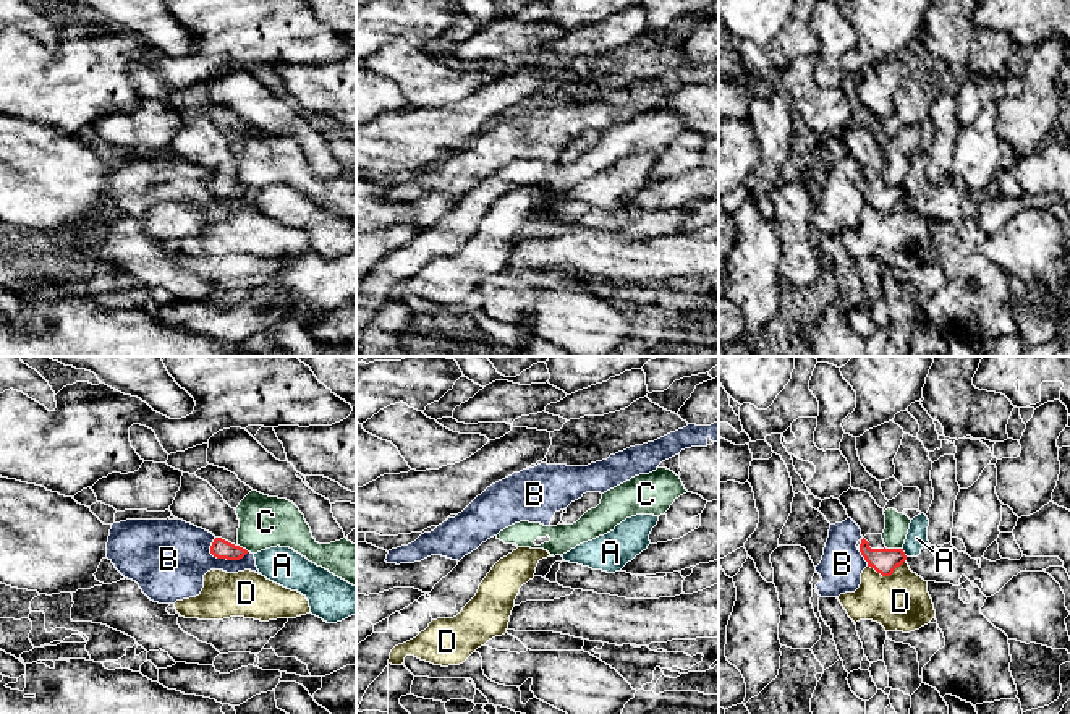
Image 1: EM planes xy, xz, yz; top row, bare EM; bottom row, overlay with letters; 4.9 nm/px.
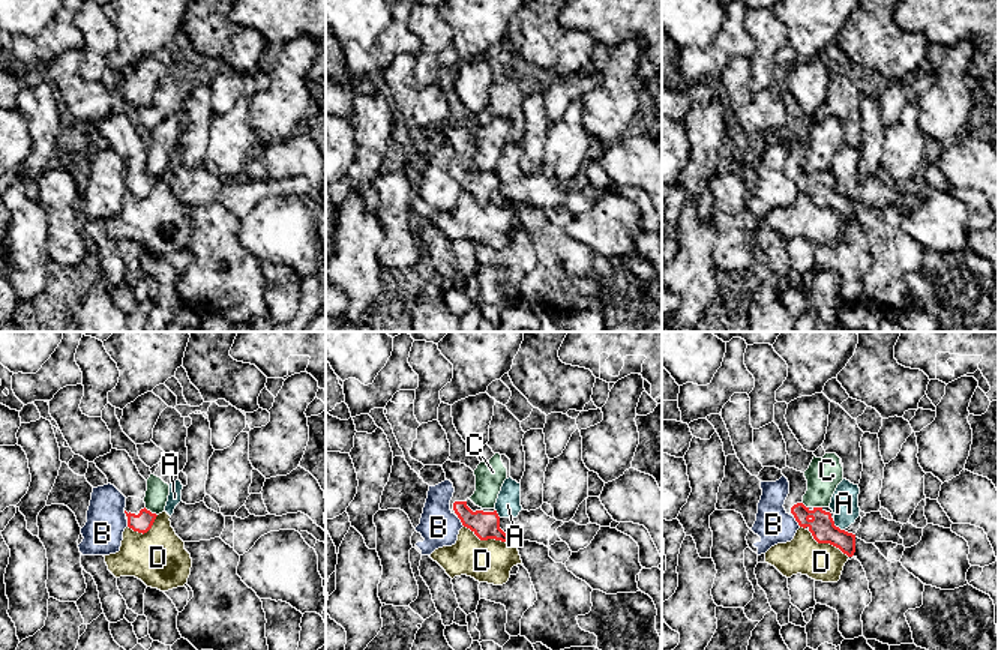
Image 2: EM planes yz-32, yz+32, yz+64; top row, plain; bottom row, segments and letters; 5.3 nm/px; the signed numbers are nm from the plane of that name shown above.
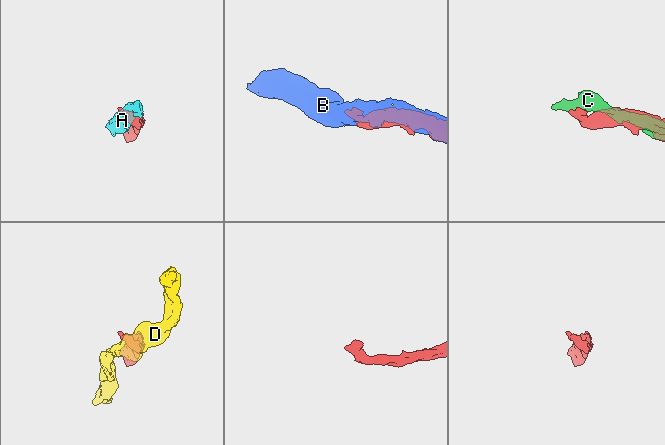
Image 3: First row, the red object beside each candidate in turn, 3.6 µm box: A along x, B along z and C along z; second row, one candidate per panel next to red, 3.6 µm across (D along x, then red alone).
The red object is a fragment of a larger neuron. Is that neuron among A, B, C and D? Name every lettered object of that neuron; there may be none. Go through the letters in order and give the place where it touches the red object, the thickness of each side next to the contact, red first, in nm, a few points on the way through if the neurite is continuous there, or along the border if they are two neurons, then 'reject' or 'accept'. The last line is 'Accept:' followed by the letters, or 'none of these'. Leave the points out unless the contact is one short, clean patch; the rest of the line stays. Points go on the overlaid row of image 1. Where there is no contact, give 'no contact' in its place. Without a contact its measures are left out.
A: contact yz (904, 552); calibres 130 and 110 nm; border yz (902, 549), (907, 556); reject
B: contact xy (227, 559); calibres 100 and 340 nm; border xy (209, 546), (209, 551), (217, 557), (242, 559), (248, 552); reject
C: contact yz (895, 549); calibres 130 and 120 nm; reject
D: contact yz (886, 575); calibres 130 and 280 nm; border yz (905, 559), (889, 575), (881, 575), (868, 567); reject
Accept: none of these

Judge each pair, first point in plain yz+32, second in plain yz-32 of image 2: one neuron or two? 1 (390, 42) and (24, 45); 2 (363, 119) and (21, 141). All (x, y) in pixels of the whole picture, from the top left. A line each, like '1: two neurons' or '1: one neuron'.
1: one neuron
2: two neurons

